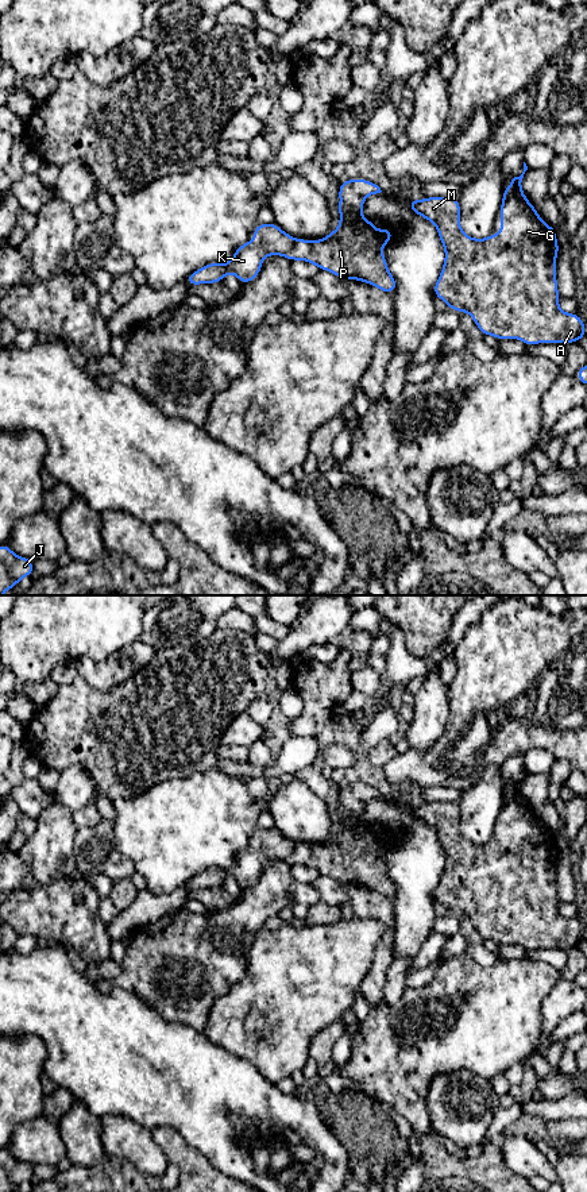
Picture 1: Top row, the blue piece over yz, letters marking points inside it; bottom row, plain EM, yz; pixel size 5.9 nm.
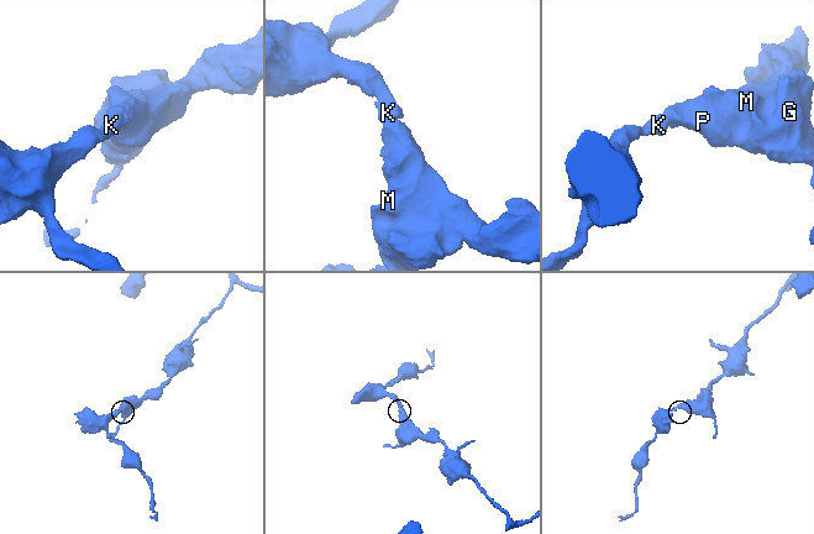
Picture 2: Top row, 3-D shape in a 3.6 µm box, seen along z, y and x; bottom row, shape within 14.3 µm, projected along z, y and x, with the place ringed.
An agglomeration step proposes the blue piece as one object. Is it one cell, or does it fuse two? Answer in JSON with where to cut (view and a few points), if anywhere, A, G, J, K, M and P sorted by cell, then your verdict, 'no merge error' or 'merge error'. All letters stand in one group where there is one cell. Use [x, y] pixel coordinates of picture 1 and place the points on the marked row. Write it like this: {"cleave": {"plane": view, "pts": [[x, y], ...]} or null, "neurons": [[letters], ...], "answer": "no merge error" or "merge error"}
{"cleave": null, "neurons": [["A", "G", "J", "K", "M", "P"]], "answer": "no merge error"}

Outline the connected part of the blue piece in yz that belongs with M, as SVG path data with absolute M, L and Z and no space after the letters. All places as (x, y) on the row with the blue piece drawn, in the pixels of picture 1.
M524 162L524 171L514 177L507 188L503 188L501 212L501 234L490 234L487 239L474 239L466 235L460 227L460 201L455 197L426 197L424 200L409 200L409 208L424 219L433 223L445 250L444 266L433 288L433 294L440 297L449 309L470 313L482 335L493 335L498 340L518 339L526 346L538 343L580 342L587 329L576 313L565 313L559 308L559 290L556 279L556 256L560 251L556 231L541 220L529 200L522 192L522 178L528 170Z

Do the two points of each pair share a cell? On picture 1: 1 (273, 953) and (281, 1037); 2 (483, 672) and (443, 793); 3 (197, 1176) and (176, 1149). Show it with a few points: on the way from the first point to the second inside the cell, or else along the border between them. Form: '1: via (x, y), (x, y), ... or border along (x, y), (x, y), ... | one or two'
1: via (281, 973), (281, 1017) | one
2: border along (421, 787), (451, 786), (460, 793) | two
3: via (194, 1169), (182, 1156) | one

